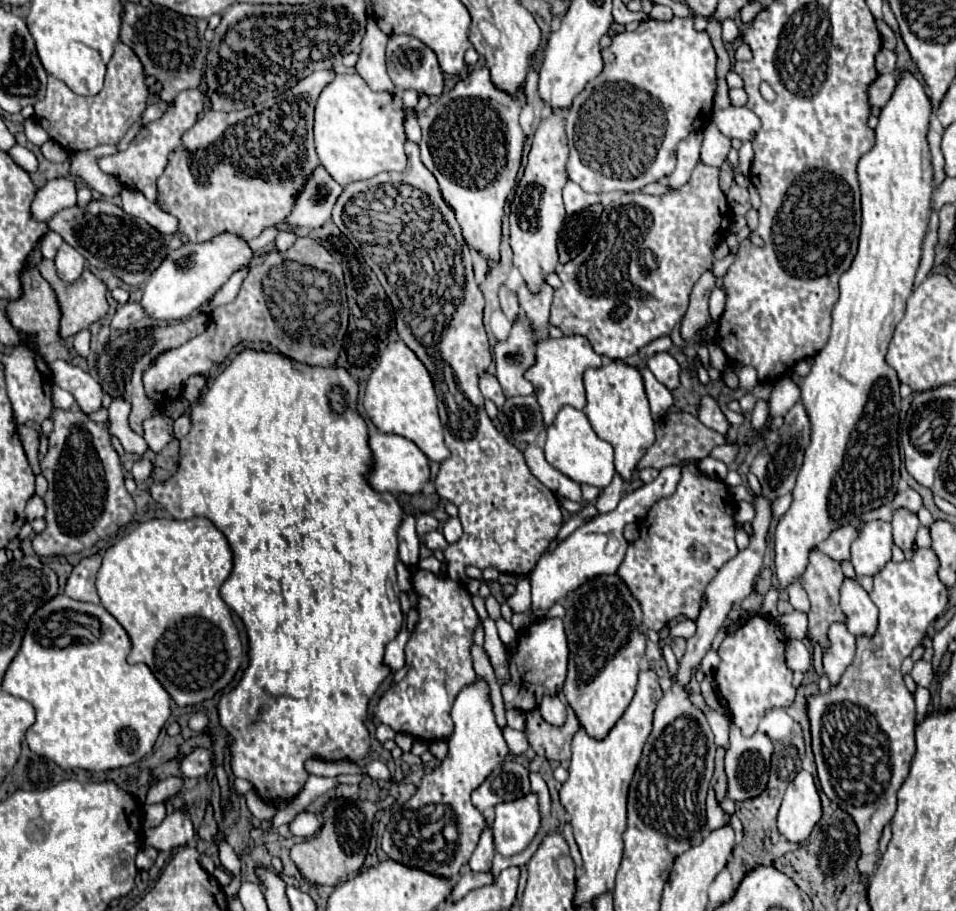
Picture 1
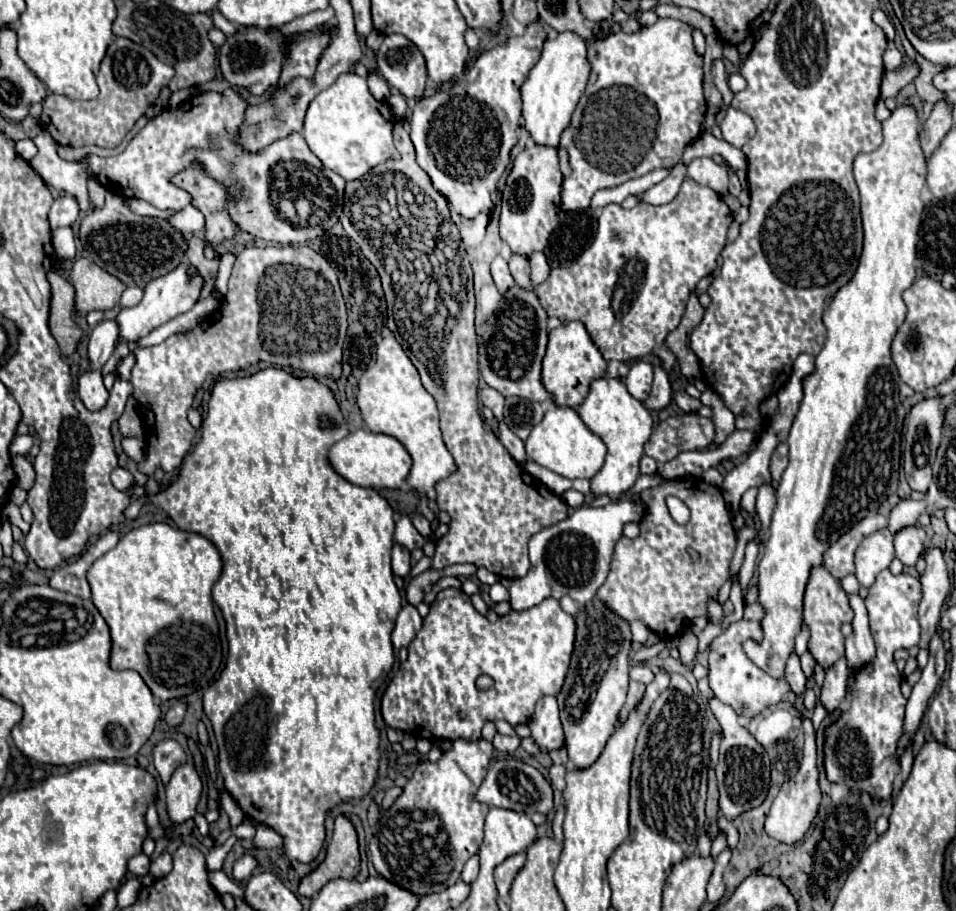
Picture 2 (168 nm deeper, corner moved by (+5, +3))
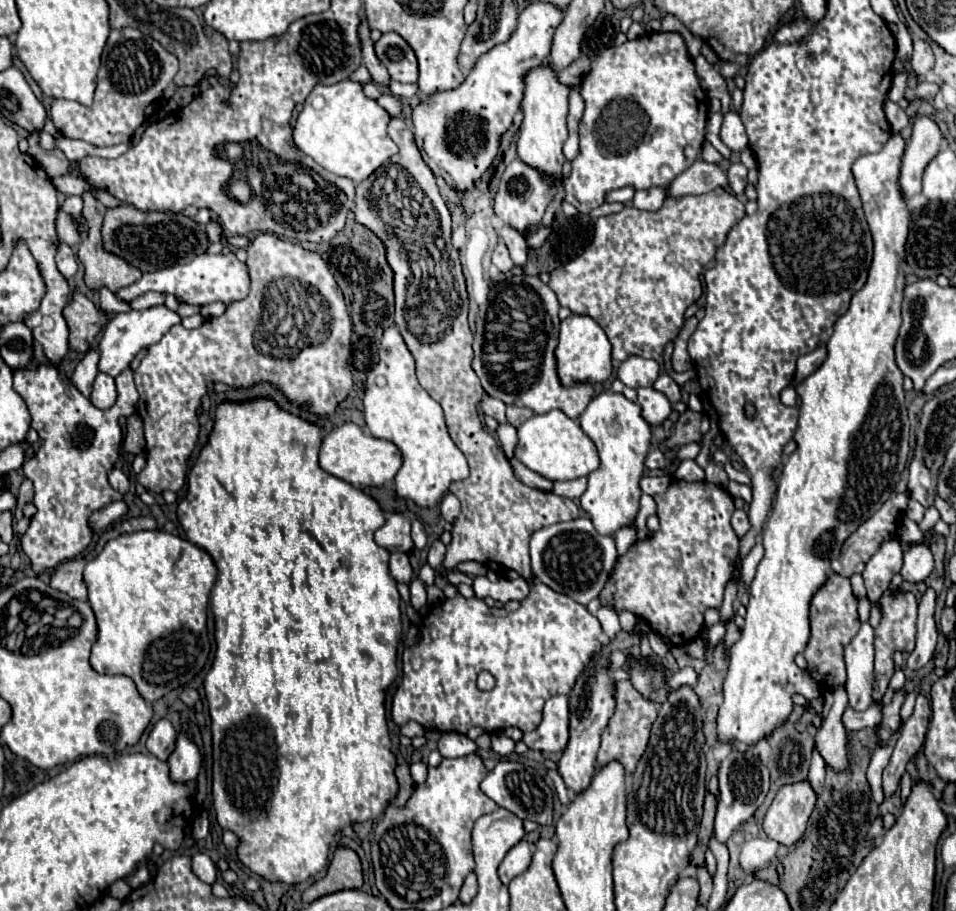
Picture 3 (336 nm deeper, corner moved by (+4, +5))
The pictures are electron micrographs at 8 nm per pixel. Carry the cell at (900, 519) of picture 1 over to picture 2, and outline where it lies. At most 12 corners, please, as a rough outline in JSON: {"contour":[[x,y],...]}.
{"contour":[[910,526],[894,536],[896,558],[906,566],[916,566],[926,534]]}

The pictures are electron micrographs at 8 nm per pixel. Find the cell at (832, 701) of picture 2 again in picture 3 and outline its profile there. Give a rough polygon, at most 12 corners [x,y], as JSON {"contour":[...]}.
{"contour":[[843,688],[823,692],[817,748],[835,770],[847,768]]}

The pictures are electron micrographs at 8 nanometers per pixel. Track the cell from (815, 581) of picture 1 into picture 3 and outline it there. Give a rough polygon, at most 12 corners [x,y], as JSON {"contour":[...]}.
{"contour":[[829,574],[811,598],[807,672],[845,684],[843,646],[857,634],[849,578]]}

